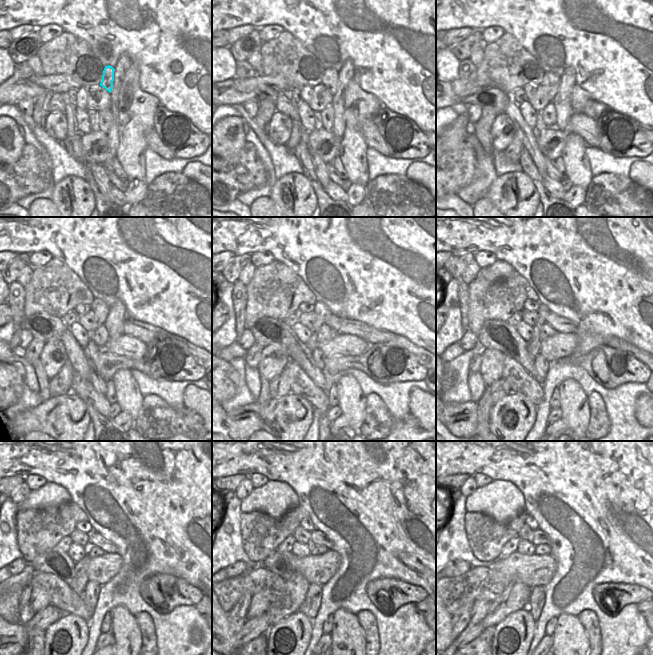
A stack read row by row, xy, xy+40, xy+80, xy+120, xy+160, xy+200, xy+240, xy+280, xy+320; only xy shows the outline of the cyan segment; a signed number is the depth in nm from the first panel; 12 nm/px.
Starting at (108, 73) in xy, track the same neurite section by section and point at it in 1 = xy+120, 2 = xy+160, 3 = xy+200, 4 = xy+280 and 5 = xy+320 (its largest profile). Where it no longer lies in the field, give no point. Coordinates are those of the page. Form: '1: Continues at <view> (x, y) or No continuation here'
1: Continues at xy+120 (101, 311)
2: Continues at xy+160 (321, 310)
3: Continues at xy+200 (533, 346)
4: Continues at xy+280 (296, 591)
5: Continues at xy+320 (516, 597).

